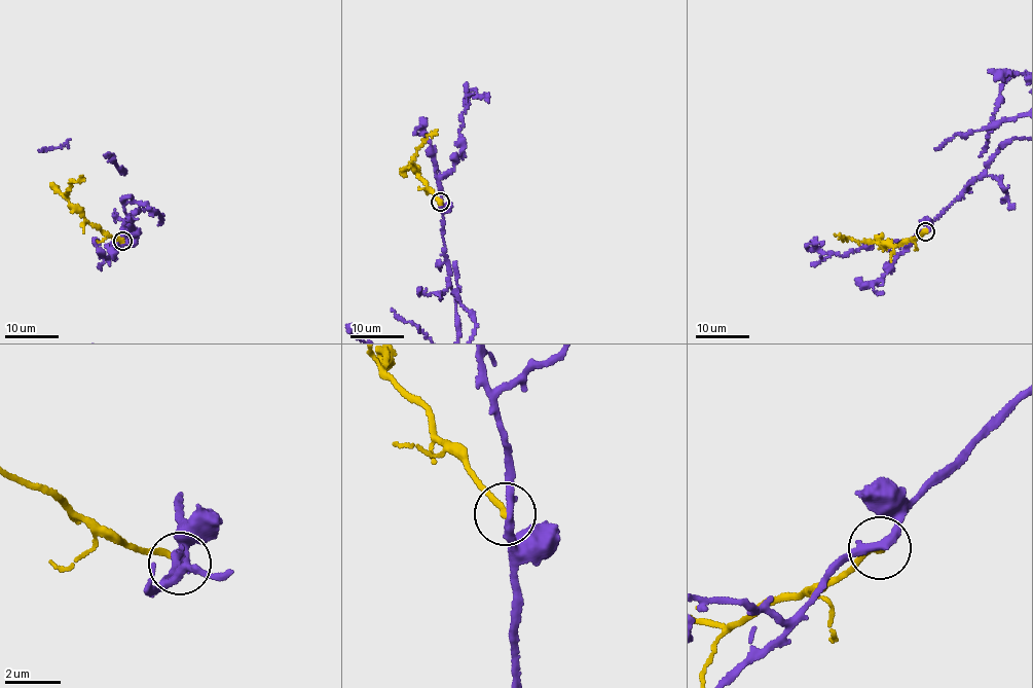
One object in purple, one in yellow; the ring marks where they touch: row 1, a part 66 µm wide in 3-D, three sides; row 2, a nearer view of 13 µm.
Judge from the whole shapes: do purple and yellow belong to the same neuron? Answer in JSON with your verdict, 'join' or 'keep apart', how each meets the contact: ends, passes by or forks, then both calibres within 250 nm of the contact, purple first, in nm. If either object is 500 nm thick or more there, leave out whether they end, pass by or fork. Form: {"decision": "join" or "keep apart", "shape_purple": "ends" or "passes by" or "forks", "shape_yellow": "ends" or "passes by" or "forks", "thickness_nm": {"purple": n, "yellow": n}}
{"decision": "keep apart", "shape_purple": "passes by", "shape_yellow": "ends", "thickness_nm": {"purple": 320, "yellow": 240}}

